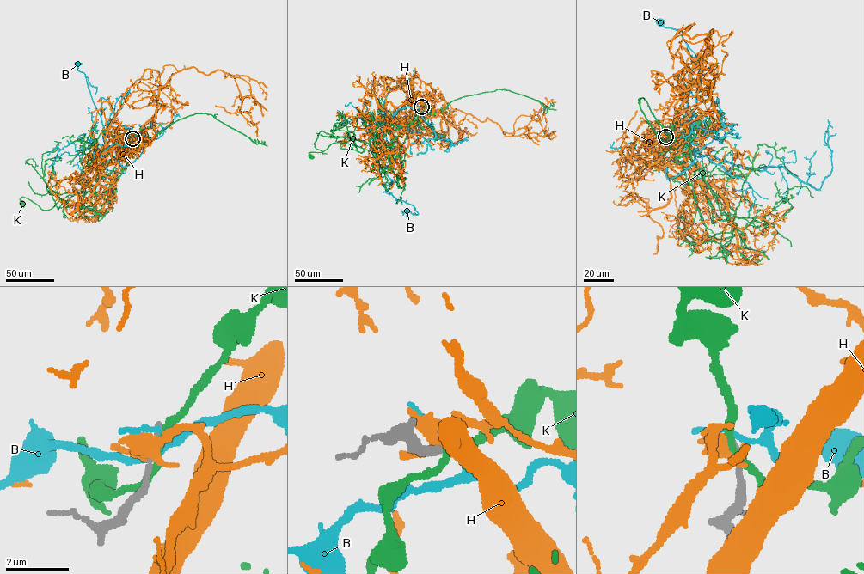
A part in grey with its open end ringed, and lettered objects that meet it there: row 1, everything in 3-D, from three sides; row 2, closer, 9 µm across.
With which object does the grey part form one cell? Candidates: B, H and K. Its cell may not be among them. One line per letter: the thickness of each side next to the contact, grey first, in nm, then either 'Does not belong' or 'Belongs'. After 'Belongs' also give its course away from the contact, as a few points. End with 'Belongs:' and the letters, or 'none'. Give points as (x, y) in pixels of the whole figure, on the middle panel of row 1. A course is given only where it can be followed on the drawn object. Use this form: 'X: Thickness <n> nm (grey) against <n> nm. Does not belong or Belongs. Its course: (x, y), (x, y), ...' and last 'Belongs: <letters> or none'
B: Thickness 190 nm (grey) against 120 nm. Does not belong
H: Thickness 220 nm (grey) against 360 nm. Does not belong
K: Thickness 200 nm (grey) against 220 nm. Does not belong
Belongs: none

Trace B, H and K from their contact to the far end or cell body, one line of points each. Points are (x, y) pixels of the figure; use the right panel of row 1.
B: (665, 137), (679, 145), (691, 143), (691, 132), (688, 132), (695, 105), (698, 64), (683, 33), (659, 21)
H: (665, 137), (689, 81), (671, 40), (711, 32), (698, 82), (713, 107), (675, 126)
K: (665, 137), (683, 140), (705, 181), (728, 200), (734, 220), (725, 226), (720, 246), (736, 226), (743, 235)

